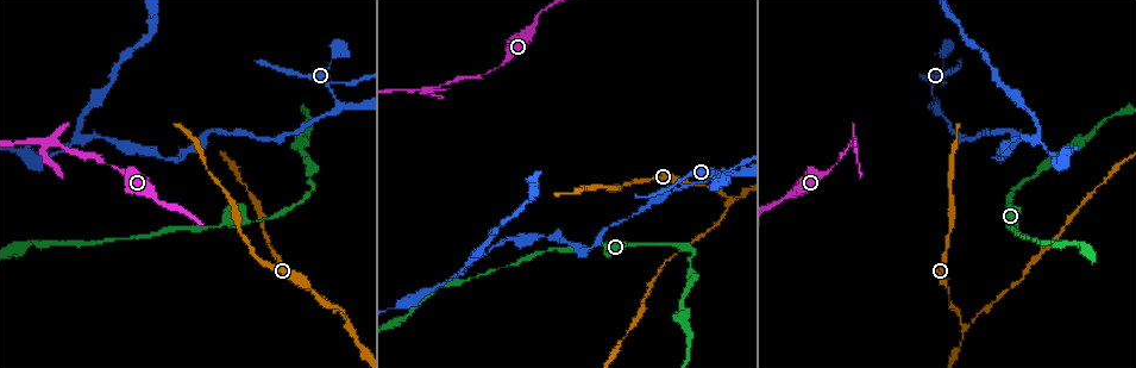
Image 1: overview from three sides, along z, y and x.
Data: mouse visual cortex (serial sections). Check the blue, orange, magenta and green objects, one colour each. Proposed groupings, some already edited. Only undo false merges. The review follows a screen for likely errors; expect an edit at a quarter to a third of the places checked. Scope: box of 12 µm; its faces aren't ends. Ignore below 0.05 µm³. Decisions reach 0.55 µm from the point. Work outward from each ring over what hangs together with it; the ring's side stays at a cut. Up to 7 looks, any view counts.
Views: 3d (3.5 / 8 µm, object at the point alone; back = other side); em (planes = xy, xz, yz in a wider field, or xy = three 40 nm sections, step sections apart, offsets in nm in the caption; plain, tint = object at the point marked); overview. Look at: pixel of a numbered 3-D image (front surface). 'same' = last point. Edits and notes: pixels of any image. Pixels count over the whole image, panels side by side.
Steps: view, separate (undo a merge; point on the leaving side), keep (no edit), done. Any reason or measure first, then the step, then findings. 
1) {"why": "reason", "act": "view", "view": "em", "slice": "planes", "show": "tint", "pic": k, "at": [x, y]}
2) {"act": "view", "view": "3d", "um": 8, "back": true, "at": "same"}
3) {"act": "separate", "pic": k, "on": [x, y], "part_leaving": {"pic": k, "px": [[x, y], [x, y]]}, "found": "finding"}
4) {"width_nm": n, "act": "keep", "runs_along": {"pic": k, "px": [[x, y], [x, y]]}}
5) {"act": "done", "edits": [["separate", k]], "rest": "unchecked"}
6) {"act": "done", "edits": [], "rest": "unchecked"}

{"why": "abrupt turn", "act": "view", "view": "em", "slice": "xy", "step": 1, "show": "tint", "pic": 1, "at": [427, 87]}

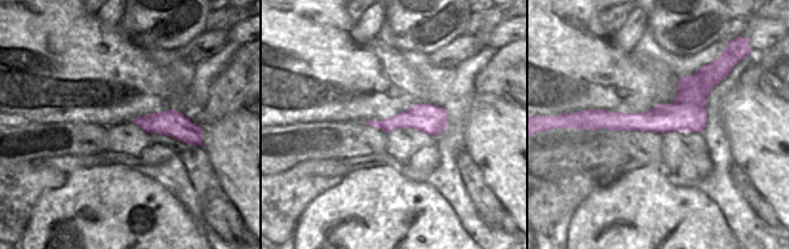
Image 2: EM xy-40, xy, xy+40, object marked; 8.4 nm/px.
{"why": "wider look", "act": "view", "view": "3d", "um": 3.5, "at": "same"}

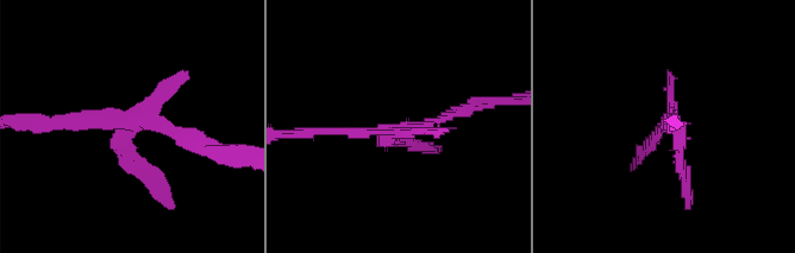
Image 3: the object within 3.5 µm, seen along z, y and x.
{"width_nm": 240, "act": "separate", "pic": 3, "on": [417, 144], "part_leaving": {"pic": 3, "px": [[407, 131], [385, 140], [439, 150]]}, "found": "a second cell is stuck on"}

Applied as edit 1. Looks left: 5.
{"why": "three-way junction", "act": "view", "view": "3d", "um": 3.5, "pic": 1, "at": [719, 172]}

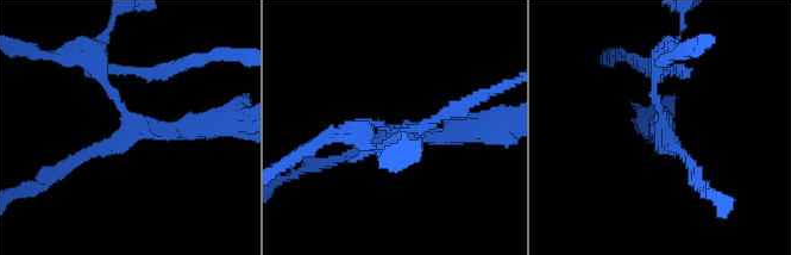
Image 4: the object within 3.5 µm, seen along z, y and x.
{"why": "shape alone is not enough", "act": "view", "view": "em", "slice": "xy", "step": 1, "show": "tint", "pic": 4, "at": [129, 126]}

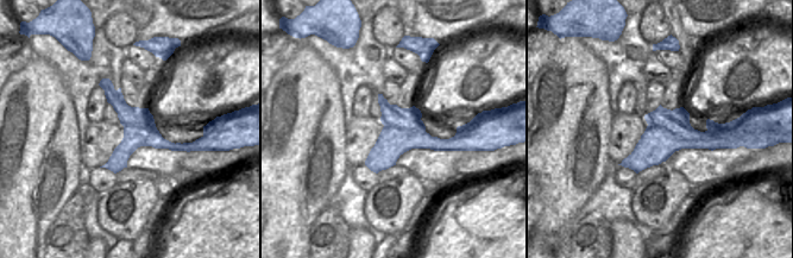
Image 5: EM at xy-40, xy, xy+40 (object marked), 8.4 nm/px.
{"why": "cut it another way", "act": "view", "view": "em", "slice": "planes", "show": "tint", "at": "same"}

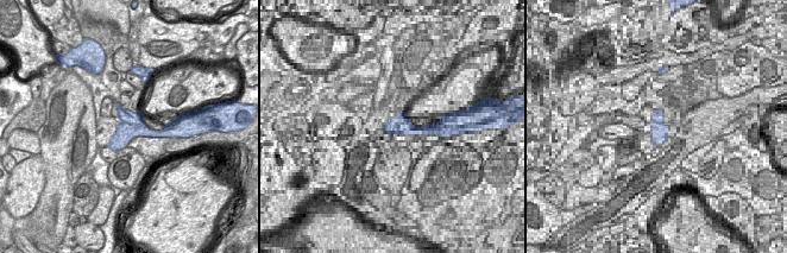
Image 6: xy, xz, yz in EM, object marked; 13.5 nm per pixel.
{"act": "separate", "pic": 4, "on": [92, 154], "part_leaving": {"pic": 4, "px": [[131, 128], [39, 182]]}, "found": "a second cell is stuck on"}

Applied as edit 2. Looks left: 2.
{"why": "a fork", "act": "view", "view": "3d", "um": 3.5, "pic": 1, "at": [350, 326]}

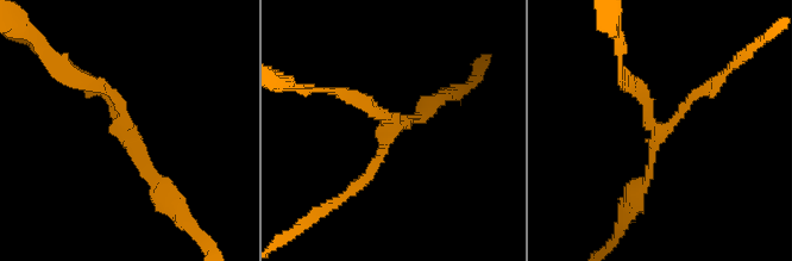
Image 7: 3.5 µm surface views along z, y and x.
{"act": "view", "view": "em", "slice": "xy", "step": 1, "show": "tint", "pic": 7, "at": [392, 129]}

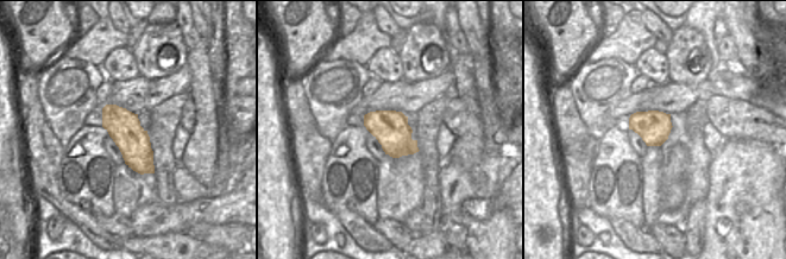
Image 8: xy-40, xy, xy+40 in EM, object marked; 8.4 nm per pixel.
{"arm_widths_nm": [150, 150, 150], "act": "keep", "runs_along": {"pic": 7, "px": [[350, 94], [390, 116], [360, 182]]}, "found": "one cell here"}

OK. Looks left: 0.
{"act": "done", "edits": [["separate", 3], ["separate", 4]], "rest": "unchecked"}

